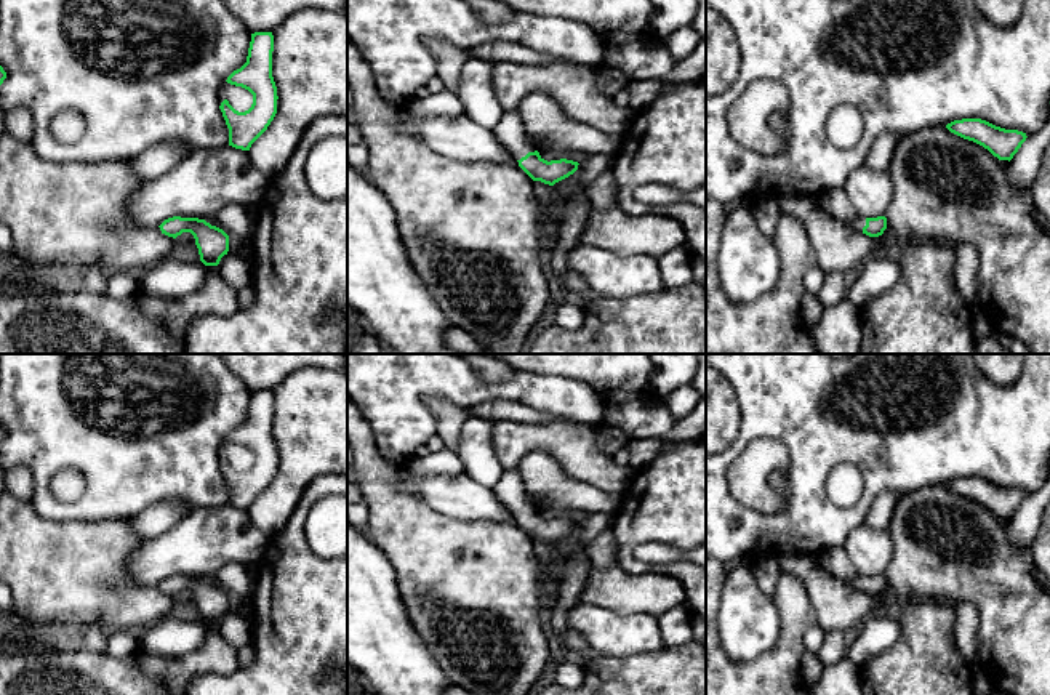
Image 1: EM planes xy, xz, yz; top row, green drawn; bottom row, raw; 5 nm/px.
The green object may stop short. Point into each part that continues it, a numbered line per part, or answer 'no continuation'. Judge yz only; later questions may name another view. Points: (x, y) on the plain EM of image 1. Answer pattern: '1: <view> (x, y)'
1: yz (857, 582)

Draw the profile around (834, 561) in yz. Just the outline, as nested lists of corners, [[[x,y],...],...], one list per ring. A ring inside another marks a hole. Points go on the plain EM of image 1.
[[[832,548],[829,551],[823,551],[818,556],[818,560],[820,560],[821,567],[832,576],[852,578],[852,576],[858,575],[855,567],[850,562],[847,552],[844,551],[844,548]]]

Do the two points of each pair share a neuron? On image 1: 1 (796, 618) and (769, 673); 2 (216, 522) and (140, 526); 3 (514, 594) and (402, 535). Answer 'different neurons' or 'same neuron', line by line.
1: same neuron
2: different neurons
3: same neuron

